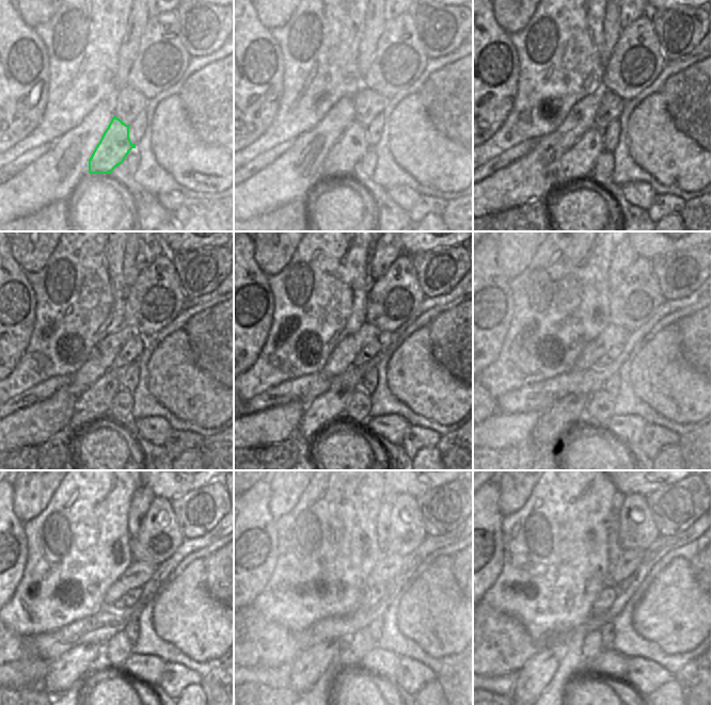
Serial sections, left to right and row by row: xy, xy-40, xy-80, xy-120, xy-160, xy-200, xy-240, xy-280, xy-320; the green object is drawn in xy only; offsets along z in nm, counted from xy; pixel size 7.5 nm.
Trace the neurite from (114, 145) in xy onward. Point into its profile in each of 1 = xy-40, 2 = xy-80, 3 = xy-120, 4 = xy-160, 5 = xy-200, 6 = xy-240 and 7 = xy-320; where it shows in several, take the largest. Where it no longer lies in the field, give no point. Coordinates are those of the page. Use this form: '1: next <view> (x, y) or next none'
1: next xy-40 (352, 145)
2: next xy-80 (578, 162)
3: next xy-120 (94, 403)
4: next xy-160 (331, 405)
5: next xy-200 (553, 422)
6: next xy-240 (69, 669)
7: next xy-320 (541, 657)

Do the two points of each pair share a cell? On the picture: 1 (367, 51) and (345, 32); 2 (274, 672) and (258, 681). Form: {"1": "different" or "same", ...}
{"1": "different", "2": "different"}

